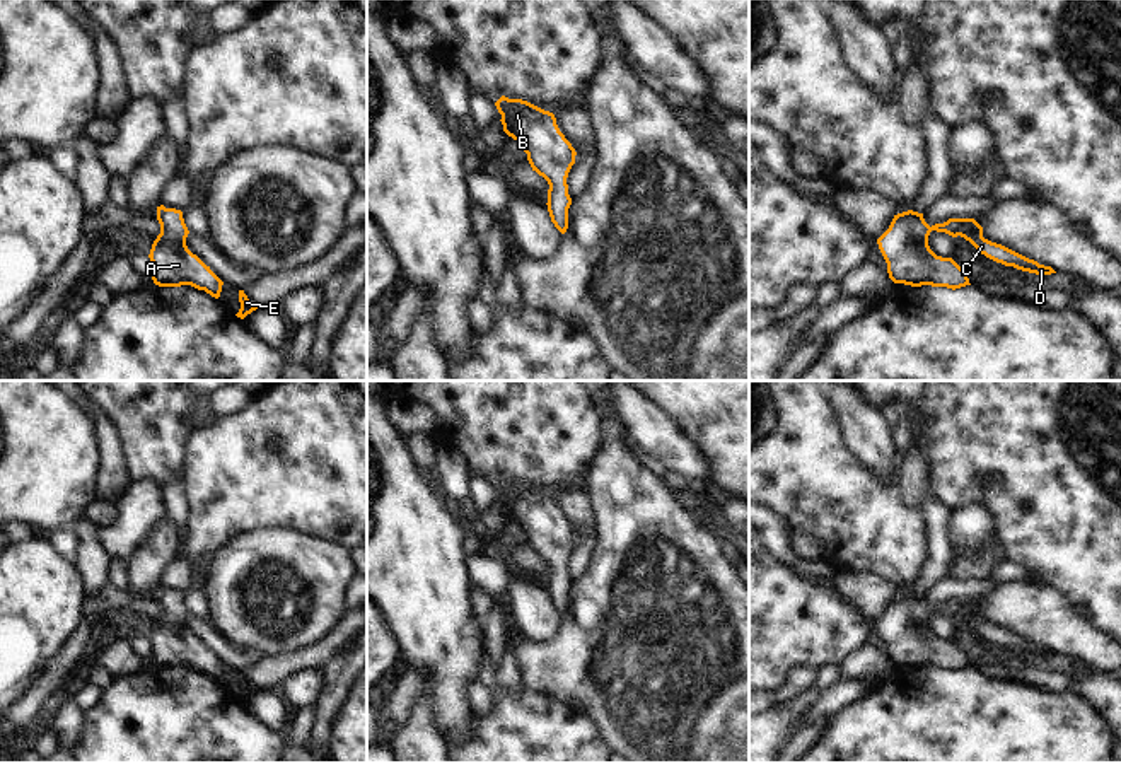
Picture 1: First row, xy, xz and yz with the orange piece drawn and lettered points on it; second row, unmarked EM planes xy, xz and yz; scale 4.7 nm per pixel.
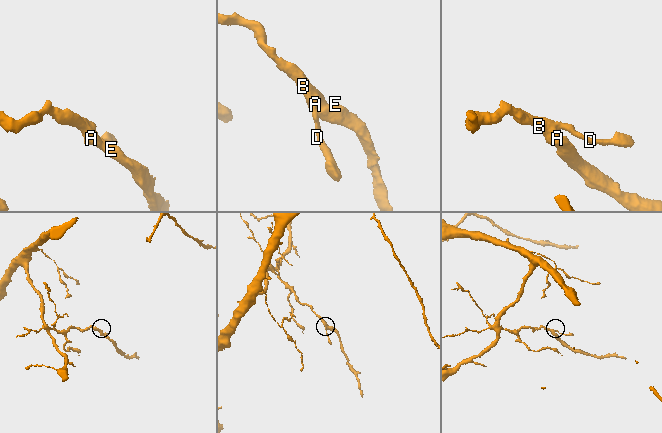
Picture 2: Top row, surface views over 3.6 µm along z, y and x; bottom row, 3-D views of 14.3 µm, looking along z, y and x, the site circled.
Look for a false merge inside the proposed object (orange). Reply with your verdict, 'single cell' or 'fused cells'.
single cell

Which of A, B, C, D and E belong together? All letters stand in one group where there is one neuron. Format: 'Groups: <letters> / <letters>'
Groups: A B C D E

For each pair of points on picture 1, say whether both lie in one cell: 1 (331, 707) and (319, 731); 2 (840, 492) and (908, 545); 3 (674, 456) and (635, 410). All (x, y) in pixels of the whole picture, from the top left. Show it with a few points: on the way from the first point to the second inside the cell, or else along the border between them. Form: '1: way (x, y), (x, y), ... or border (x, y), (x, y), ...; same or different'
1: way (326, 712), (321, 726); same
2: way (857, 509), (891, 538); same
3: way (666, 444), (644, 422); same

